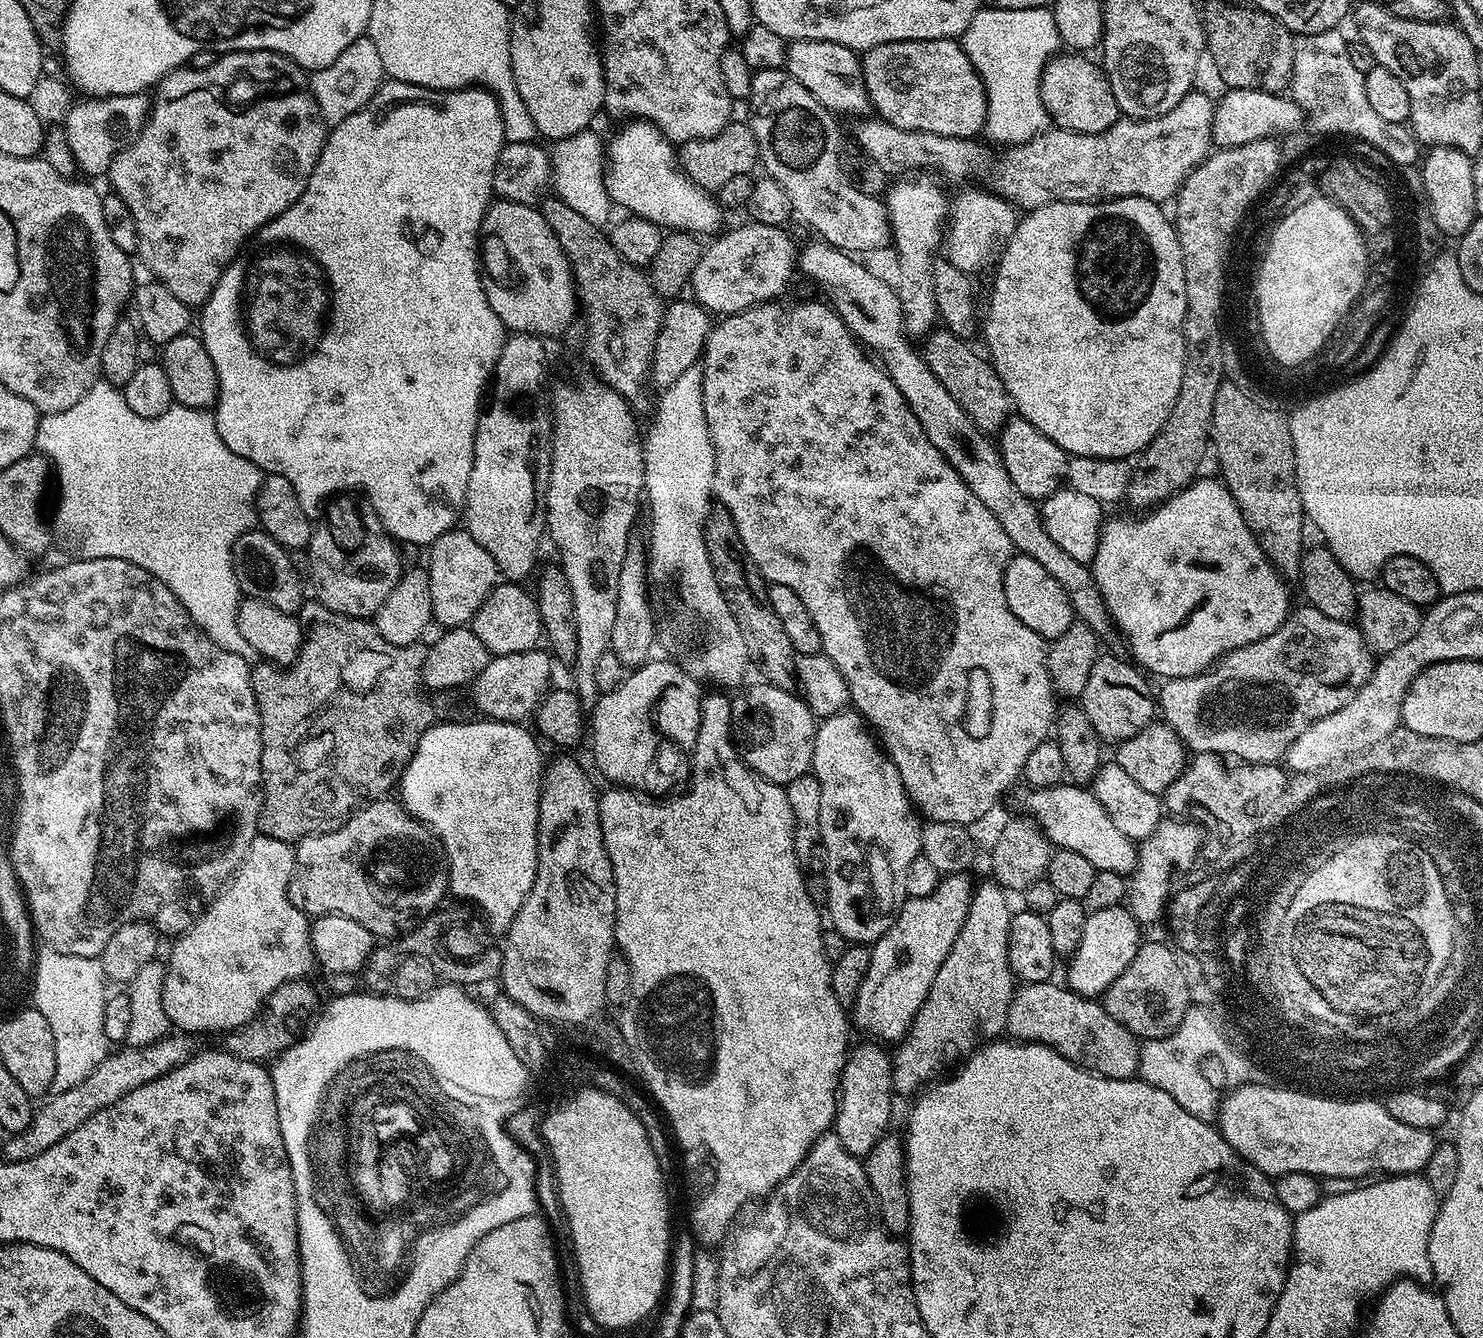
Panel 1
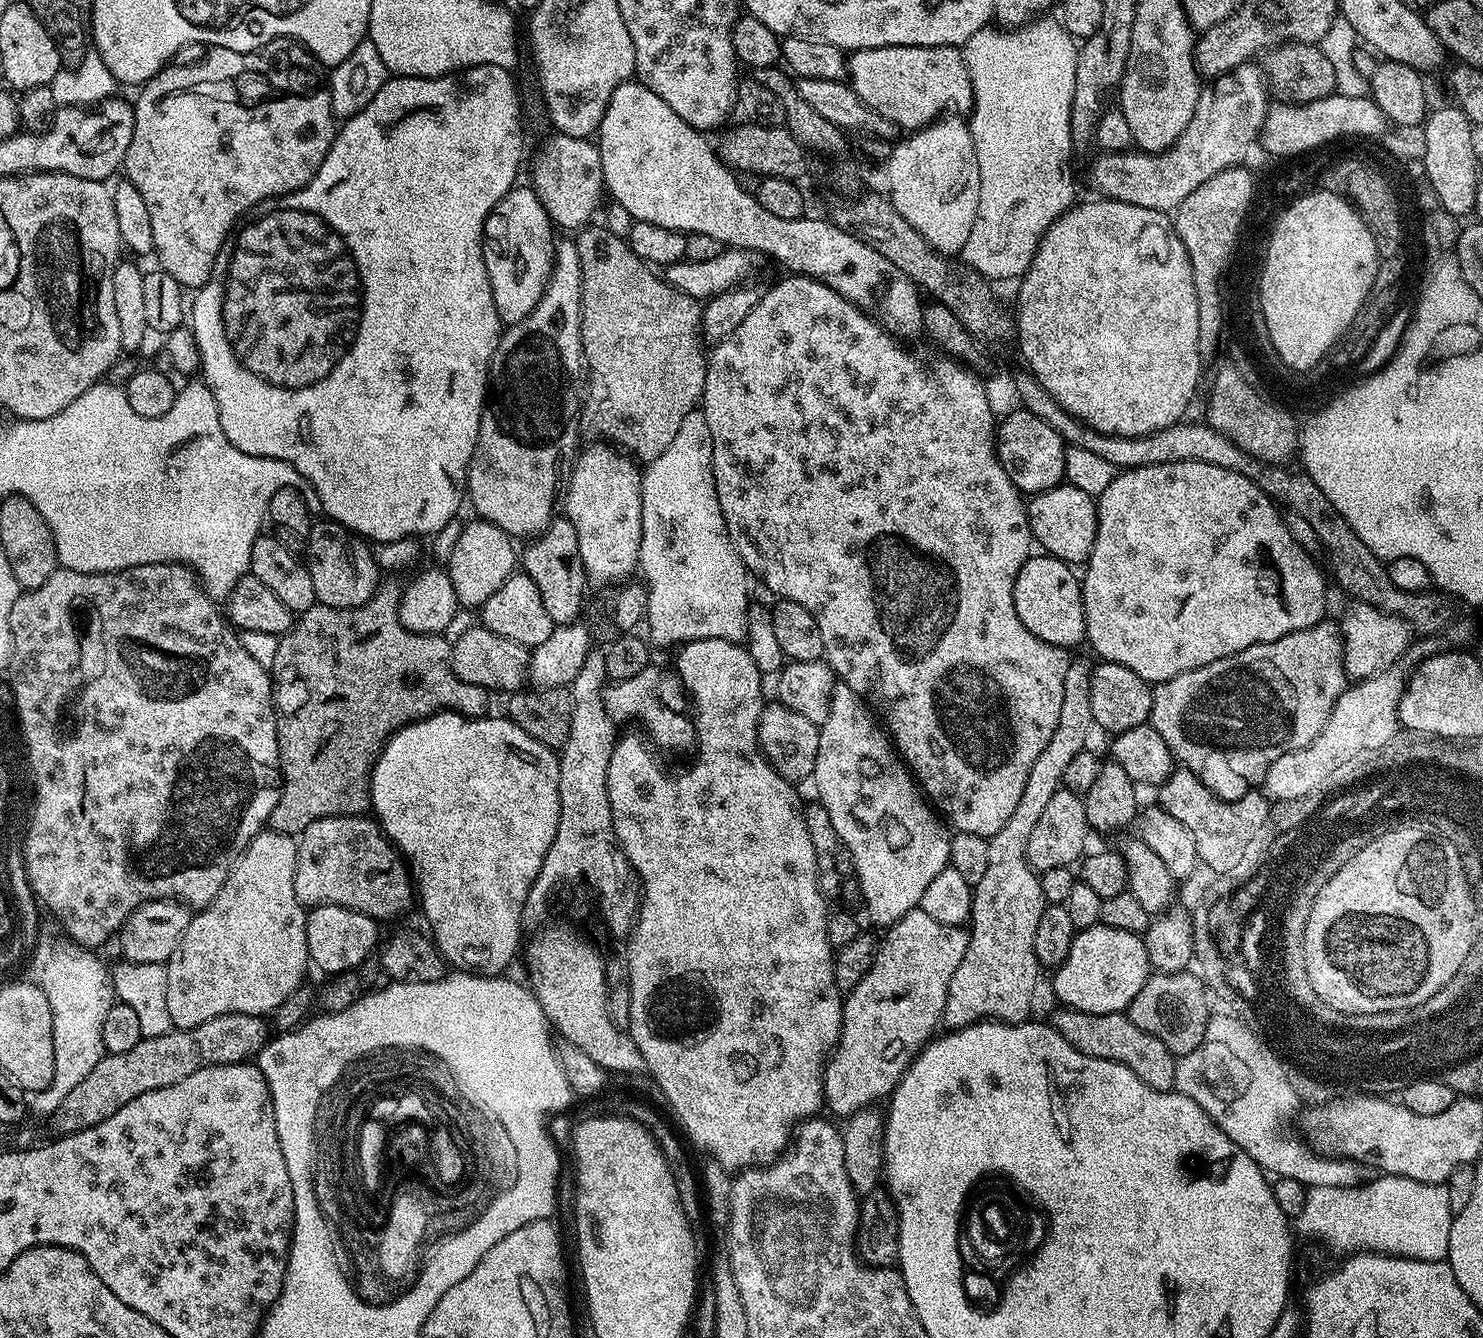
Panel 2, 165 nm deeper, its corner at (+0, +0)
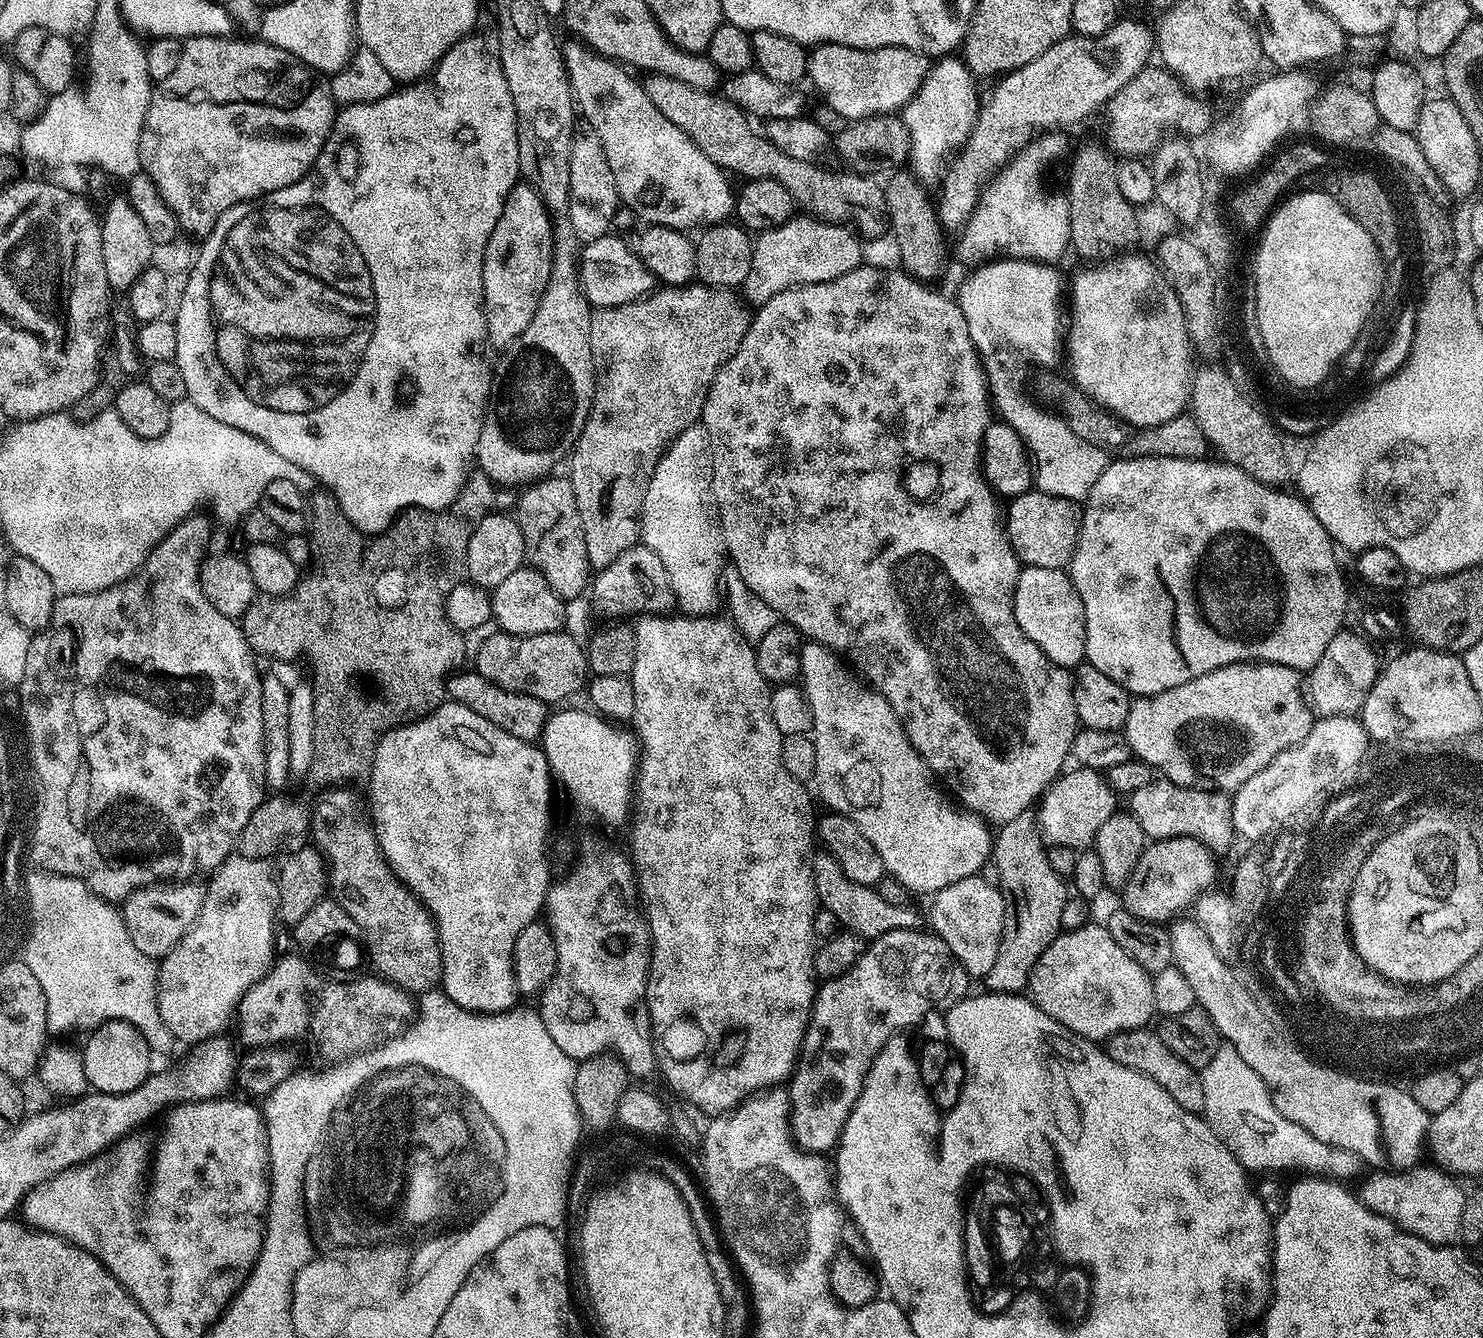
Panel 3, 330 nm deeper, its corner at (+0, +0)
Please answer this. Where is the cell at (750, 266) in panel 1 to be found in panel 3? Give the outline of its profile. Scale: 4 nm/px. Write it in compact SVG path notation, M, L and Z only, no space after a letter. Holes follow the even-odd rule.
M609 234L597 240L587 241L583 245L578 257L578 267L580 270L580 285L584 291L584 297L588 300L593 309L597 308L617 308L623 304L631 304L641 300L652 292L648 287L648 275L652 272L641 262L639 255L630 249L624 240L619 240L615 234Z

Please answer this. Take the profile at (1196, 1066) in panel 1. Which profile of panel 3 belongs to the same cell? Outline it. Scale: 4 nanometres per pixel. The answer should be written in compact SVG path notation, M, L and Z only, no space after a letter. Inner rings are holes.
M1217 1047L1210 1062L1200 1072L1200 1082L1204 1119L1220 1143L1232 1152L1232 1157L1249 1173L1264 1172L1267 1168L1297 1168L1300 1174L1341 1182L1352 1182L1356 1175L1361 1175L1362 1162L1358 1154L1318 1142L1318 1138L1306 1134L1302 1126L1294 1126L1294 1122L1282 1118L1262 1078L1258 1078L1258 1074L1254 1074L1254 1070L1250 1070L1250 1066L1246 1066L1246 1062L1242 1062L1232 1048Z

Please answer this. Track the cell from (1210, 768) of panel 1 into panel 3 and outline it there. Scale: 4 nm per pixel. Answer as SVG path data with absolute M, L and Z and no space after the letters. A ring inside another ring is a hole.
M1153 778L1148 785L1134 790L1127 797L1126 808L1142 826L1145 837L1152 840L1169 840L1175 836L1194 838L1214 854L1221 854L1231 846L1236 836L1232 824L1232 801L1223 791L1206 792L1202 788L1188 788L1172 780Z

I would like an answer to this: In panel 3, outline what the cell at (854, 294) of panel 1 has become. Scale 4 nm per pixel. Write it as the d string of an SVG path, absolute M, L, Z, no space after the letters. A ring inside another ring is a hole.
M572 38L569 41L568 45L566 43L563 45L562 51L564 54L564 68L568 71L568 81L572 87L572 99L579 115L592 127L594 134L598 134L598 138L602 142L602 150L606 150L606 162L610 162L610 170L614 173L614 182L623 207L630 209L639 219L641 216L644 222L648 224L661 224L662 226L670 226L681 230L693 230L692 228L696 227L696 229L699 229L701 226L711 226L727 221L734 212L734 188L728 185L727 178L729 179L729 177L726 175L725 169L720 168L714 162L710 162L710 158L706 158L706 154L702 154L702 150L698 150L698 146L694 146L694 142L687 134L682 130L678 130L678 126L674 126L674 122L670 122L670 118L666 118L657 110L654 102L650 102L650 98L646 98L643 83L639 79L635 80L631 76L633 73L627 67L621 66L617 61L609 60L607 56L601 56L598 52L593 52L579 39Z

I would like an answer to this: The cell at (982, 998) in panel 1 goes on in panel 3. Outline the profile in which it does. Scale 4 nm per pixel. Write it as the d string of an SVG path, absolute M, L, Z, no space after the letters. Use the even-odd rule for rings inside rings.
M1031 811L1018 814L1018 818L1014 818L1014 822L999 825L997 832L1000 833L995 833L992 841L990 860L993 865L996 863L996 876L1000 879L998 887L1004 893L1004 926L995 947L994 966L990 966L986 983L988 983L987 987L994 992L1020 994L1027 989L1028 976L1038 962L1038 958L1056 941L1062 931L1060 926L1062 906L1066 906L1070 888L1065 877L1054 874L1054 870L1051 869L1046 845L1040 839L1040 829L1036 827Z

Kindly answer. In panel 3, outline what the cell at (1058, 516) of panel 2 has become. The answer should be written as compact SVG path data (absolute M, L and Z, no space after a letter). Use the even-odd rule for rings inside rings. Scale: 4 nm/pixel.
M1033 490L1021 496L1011 497L1006 508L1008 541L1021 565L1029 568L1063 568L1072 563L1072 555L1080 533L1080 517L1077 505L1066 498Z

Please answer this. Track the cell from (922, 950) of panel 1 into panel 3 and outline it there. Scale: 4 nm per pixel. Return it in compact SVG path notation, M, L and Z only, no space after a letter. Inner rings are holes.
M903 928L875 937L865 947L862 958L858 958L858 962L854 962L846 974L819 985L816 1001L812 1003L808 1029L804 1032L800 1054L796 1057L796 1067L792 1069L786 1084L790 1109L788 1127L800 1151L824 1154L827 1148L828 1151L835 1149L844 1122L860 1096L860 1087L864 1085L872 1059L880 1053L884 1043L892 1036L903 1033L903 1028L911 1024L919 1025L929 1012L955 1004L969 991L970 977L956 959L956 953L946 946L941 936L924 931L920 928Z

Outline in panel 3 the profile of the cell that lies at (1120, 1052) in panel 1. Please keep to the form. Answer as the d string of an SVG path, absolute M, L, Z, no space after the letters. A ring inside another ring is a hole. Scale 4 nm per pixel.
M1135 1028L1116 1032L1108 1037L1106 1051L1110 1058L1114 1058L1114 1062L1158 1082L1158 1086L1162 1086L1162 1090L1166 1090L1166 1094L1170 1094L1170 1098L1178 1102L1178 1106L1182 1106L1187 1112L1199 1113L1203 1109L1200 1072L1191 1068L1182 1058L1178 1058L1178 1054L1169 1050L1166 1042L1162 1042L1155 1031L1148 1028Z

